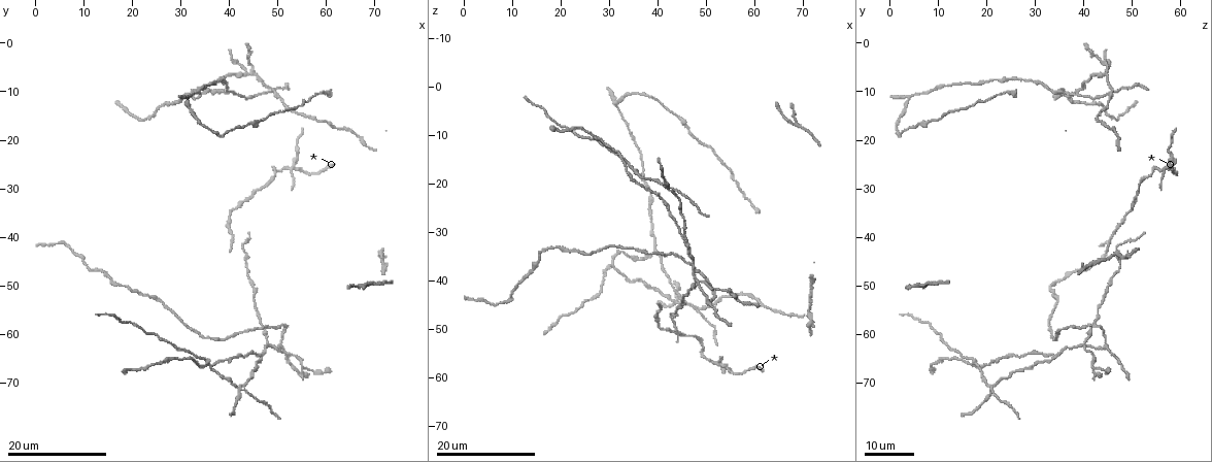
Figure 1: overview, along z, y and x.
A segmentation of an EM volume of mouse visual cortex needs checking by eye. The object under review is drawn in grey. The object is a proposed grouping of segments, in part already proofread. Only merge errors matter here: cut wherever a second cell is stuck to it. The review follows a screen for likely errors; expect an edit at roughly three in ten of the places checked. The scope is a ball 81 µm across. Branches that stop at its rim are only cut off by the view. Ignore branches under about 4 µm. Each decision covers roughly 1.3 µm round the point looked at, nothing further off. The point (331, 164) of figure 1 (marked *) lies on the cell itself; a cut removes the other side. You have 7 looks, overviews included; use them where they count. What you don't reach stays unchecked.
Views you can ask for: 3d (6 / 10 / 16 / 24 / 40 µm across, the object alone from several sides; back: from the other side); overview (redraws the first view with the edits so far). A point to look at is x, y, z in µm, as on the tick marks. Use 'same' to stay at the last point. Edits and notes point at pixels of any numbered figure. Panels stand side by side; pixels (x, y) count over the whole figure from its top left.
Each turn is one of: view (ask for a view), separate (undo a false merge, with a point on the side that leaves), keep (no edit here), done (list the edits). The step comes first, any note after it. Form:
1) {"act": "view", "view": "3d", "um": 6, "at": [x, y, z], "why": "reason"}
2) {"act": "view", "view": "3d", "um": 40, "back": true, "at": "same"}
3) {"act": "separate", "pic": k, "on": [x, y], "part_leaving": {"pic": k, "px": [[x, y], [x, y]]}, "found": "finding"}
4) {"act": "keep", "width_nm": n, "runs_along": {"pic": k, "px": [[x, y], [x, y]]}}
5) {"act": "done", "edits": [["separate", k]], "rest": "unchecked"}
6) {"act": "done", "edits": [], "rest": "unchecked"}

{"act": "view", "view": "3d", "um": 24, "at": [49.0, 9.0, 45.5], "why": "four or more arms meet"}

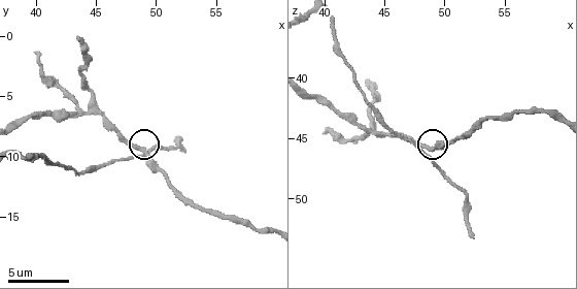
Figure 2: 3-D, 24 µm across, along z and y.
{"act": "view", "view": "3d", "um": 6, "at": [48.8, 9.4, 45.8]}

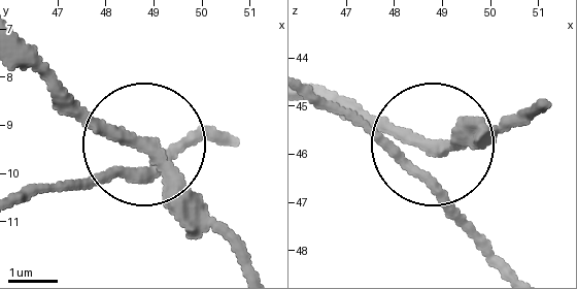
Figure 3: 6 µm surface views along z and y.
{"act": "keep", "arms": 4, "found": "one cell here"}

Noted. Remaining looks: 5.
{"act": "view", "view": "3d", "um": 16, "at": [46.5, 65.0, 33.5]}

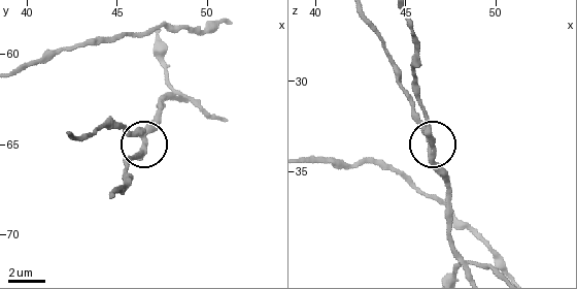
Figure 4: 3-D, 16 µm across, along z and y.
{"act": "view", "view": "3d", "um": 10, "at": [46.5, 64.5, 34.0]}

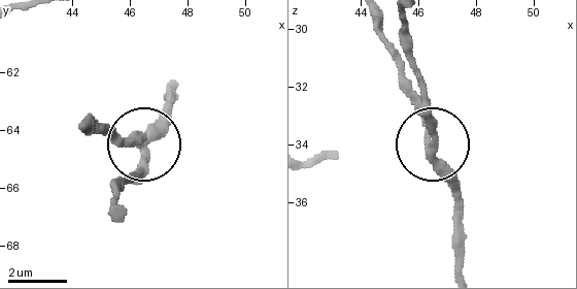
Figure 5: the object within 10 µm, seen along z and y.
{"act": "keep", "arms": 3, "found": "one cell here"}

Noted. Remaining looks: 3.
{"act": "view", "view": "3d", "um": 24, "at": [47.5, 62.5, 40.0], "why": "four arms meet"}

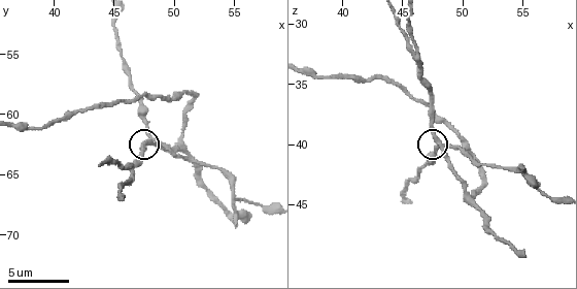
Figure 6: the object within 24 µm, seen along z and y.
{"act": "view", "view": "3d", "um": 10, "at": [48.2, 62.4, 40.0], "why": "zoom in"}

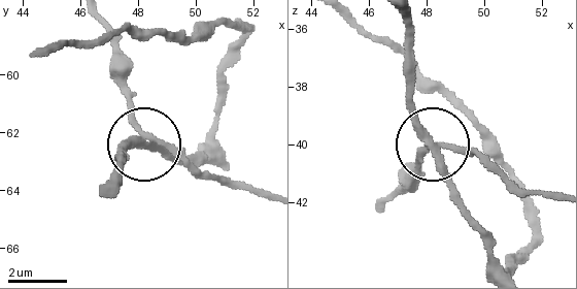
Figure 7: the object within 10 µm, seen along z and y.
{"act": "view", "view": "3d", "um": 6, "at": [48.1, 62.3, 39.9], "why": "zoom in"}

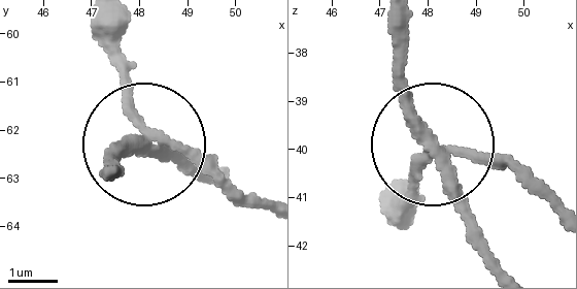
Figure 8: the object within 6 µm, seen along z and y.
{"act": "separate", "pic": 8, "on": [124, 81], "arms": 4, "part_leaving": {"pic": 8, "px": [[147, 129], [114, 23]]}, "found": "a second cell is stuck on"}

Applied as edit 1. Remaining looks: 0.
{"act": "done", "edits": [["separate", 8]], "rest": "unchecked"}

